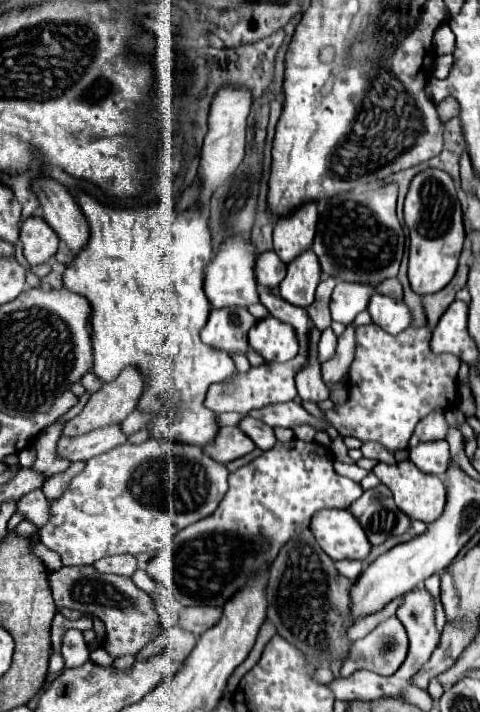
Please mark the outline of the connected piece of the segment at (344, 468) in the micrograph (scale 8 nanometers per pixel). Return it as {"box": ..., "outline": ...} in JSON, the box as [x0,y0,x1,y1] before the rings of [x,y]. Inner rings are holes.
{"box":[334,460,368,482],"outline":[[[334,460],[334,470],[340,474],[340,476],[346,476],[346,478],[350,478],[350,480],[354,480],[354,482],[360,482],[368,472],[366,470],[362,470],[360,466],[356,466],[356,464],[344,464],[344,462],[338,462],[338,460]]]}

